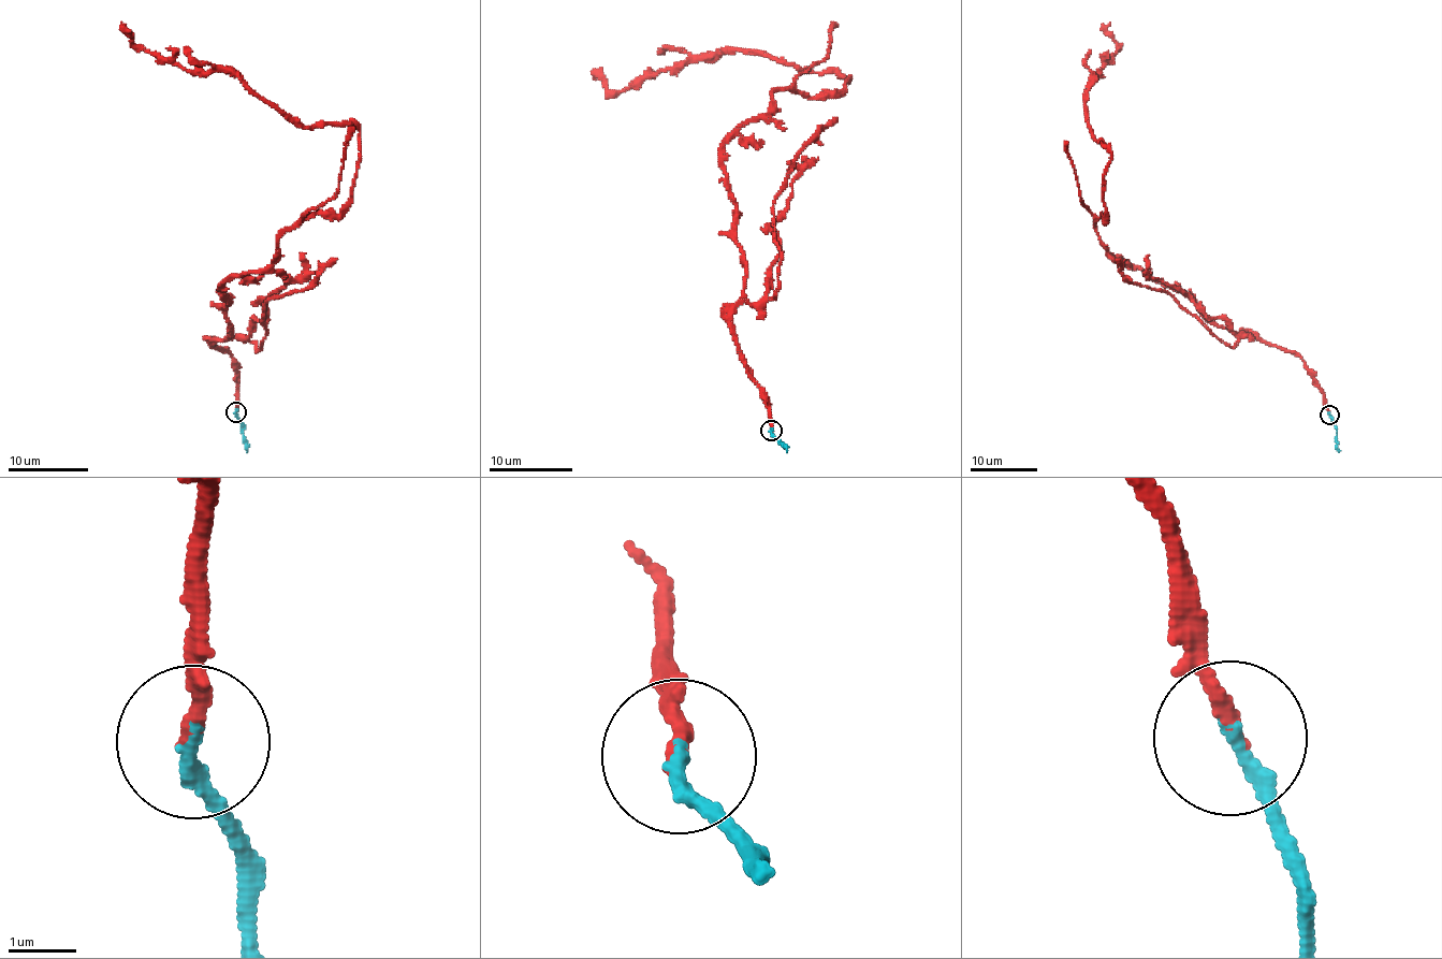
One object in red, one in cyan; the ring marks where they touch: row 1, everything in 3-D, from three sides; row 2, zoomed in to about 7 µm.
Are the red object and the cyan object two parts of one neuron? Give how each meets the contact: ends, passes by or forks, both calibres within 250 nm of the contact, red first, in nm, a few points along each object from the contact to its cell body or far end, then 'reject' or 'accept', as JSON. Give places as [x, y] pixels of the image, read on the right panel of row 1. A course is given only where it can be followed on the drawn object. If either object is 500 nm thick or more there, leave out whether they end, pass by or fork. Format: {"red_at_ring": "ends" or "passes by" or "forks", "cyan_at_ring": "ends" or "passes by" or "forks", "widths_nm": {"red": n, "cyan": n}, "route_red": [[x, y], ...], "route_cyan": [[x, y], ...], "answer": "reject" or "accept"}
{"red_at_ring": "ends", "cyan_at_ring": "ends", "widths_nm": {"red": 240, "cyan": 240}, "route_red": [[1329, 413], [1293, 352], [1217, 327], [1106, 249], [1095, 227], [1110, 156], [1084, 98], [1117, 49], [1109, 22]], "route_cyan": [[1329, 413], [1337, 430], [1339, 452]], "answer": "accept"}

